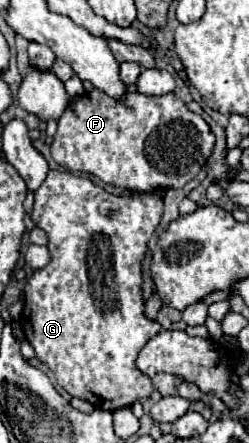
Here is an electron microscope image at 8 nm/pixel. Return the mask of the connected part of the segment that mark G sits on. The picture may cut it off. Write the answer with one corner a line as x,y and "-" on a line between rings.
49,171
47,179
35,191
31,219
49,237
51,261
35,271
25,285
25,309
21,329
33,345
35,355
57,377
57,383
71,395
89,401
95,409
115,411
147,399
155,385
151,377
135,365
139,351
151,337
161,333
161,325
145,315
141,261
147,253
147,241
155,233
163,215
163,199
155,193
133,193
119,197
85,177
67,171

